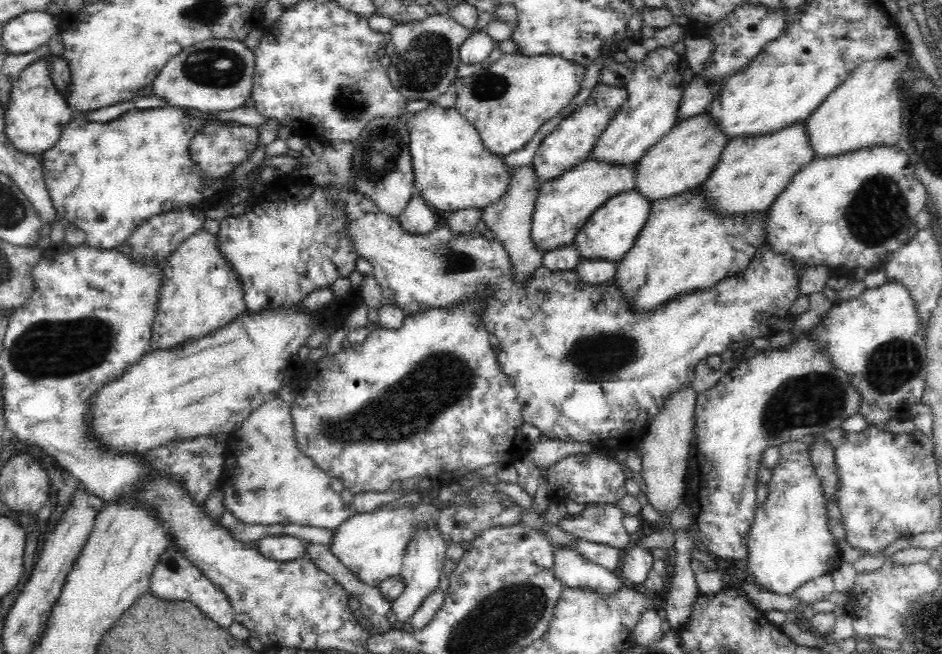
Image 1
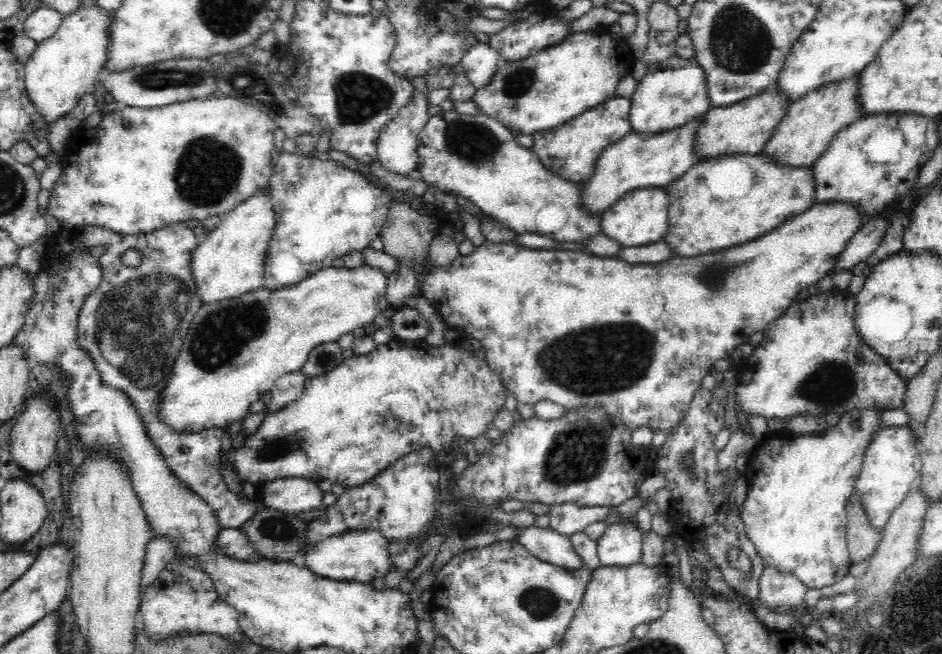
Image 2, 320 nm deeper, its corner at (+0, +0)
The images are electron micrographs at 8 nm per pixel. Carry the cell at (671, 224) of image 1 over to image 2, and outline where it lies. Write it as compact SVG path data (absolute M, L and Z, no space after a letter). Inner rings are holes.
M762 153L718 155L703 159L690 168L684 176L673 180L663 189L669 200L669 227L664 242L669 245L671 255L677 257L716 253L727 247L737 247L745 242L757 240L780 224L784 224L792 216L808 210L815 200L815 182L810 166L779 166Z

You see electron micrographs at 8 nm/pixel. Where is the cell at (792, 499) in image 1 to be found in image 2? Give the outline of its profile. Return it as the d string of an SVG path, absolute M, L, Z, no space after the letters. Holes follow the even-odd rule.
M881 408L849 411L840 415L837 424L817 434L773 434L759 442L748 454L747 468L743 473L748 492L740 513L746 537L754 543L766 567L794 575L807 588L824 588L845 577L851 565L847 547L846 505L849 498L855 495L855 480L863 467L862 458L871 437L882 428L880 424L884 411Z

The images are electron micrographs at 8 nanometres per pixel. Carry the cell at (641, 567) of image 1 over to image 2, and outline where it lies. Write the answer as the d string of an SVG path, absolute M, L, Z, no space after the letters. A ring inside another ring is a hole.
M634 520L607 526L596 540L602 566L629 567L641 560L642 530Z

